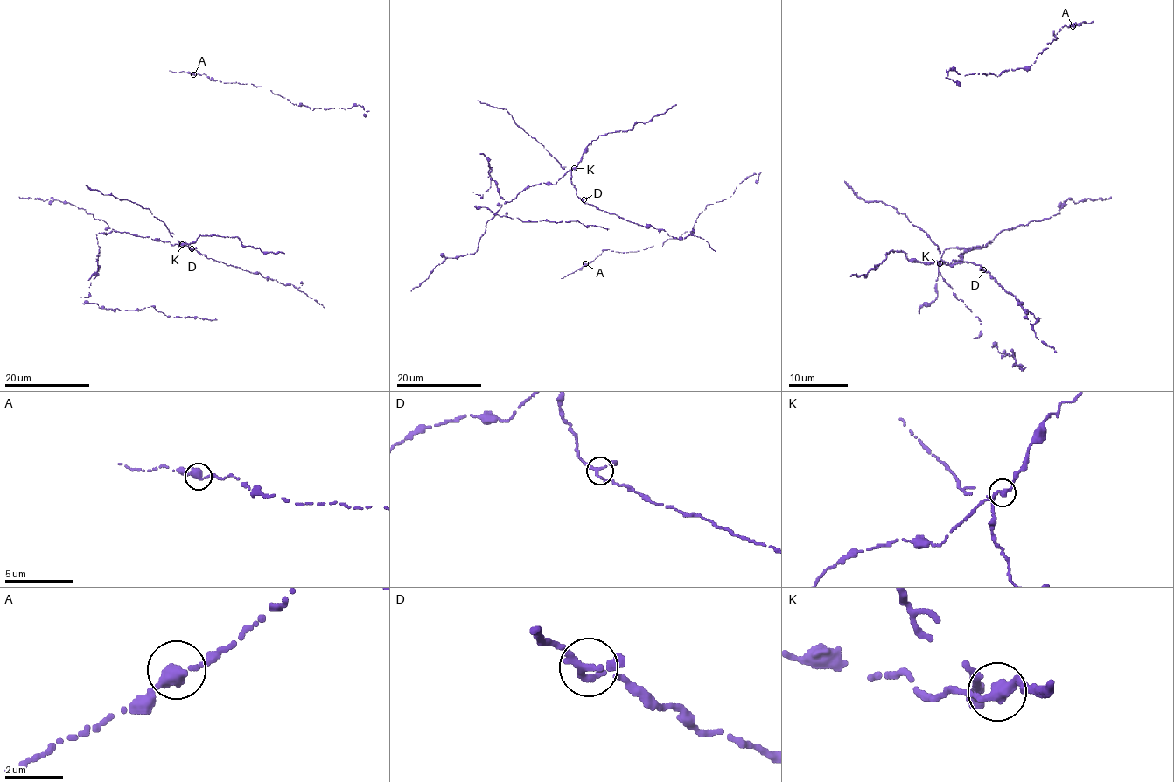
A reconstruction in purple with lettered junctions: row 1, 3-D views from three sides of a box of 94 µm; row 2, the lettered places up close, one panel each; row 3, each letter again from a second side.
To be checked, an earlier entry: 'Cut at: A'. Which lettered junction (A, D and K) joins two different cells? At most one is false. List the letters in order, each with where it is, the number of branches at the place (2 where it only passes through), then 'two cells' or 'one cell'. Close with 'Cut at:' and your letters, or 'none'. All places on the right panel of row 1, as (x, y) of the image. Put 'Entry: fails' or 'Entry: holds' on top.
Entry: fails
A: place (1072, 26); branches 2; one cell
D: place (983, 269); branches 3; one cell
K: place (939, 263); branches 2; two cells
Cut at: K

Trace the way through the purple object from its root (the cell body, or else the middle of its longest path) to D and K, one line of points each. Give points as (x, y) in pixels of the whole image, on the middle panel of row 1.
D: (547, 183), (555, 184), (570, 170), (571, 184), (576, 196), (583, 199)
K: (547, 183), (555, 184), (574, 168)

